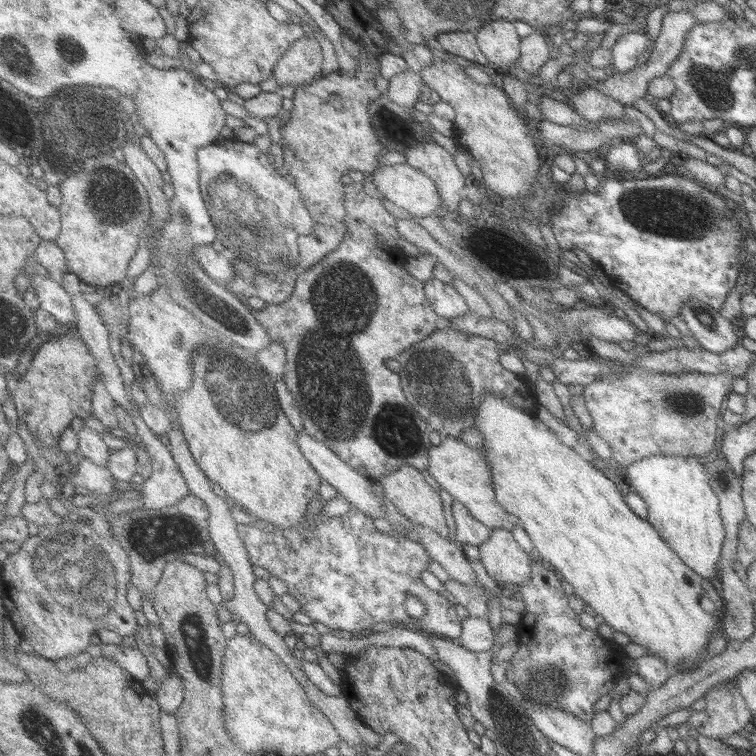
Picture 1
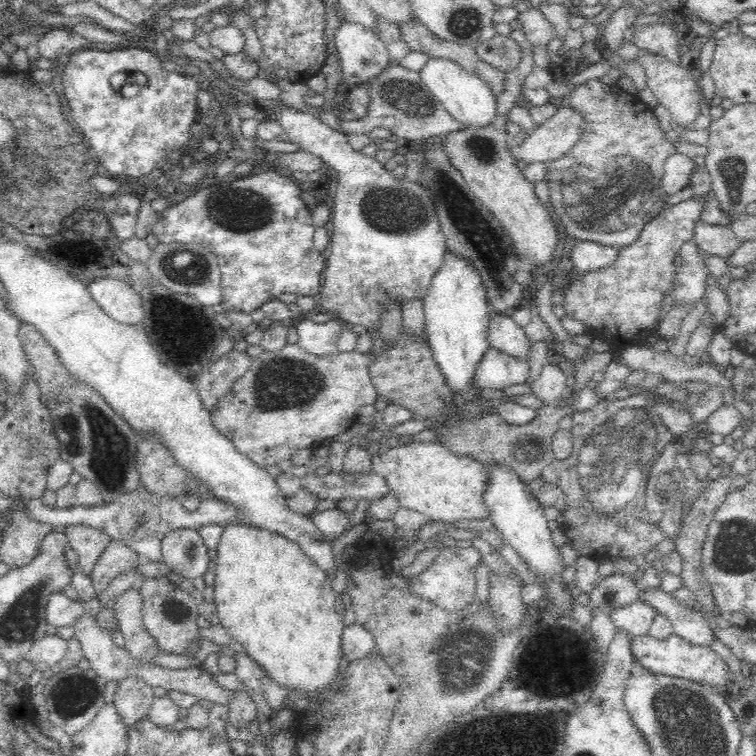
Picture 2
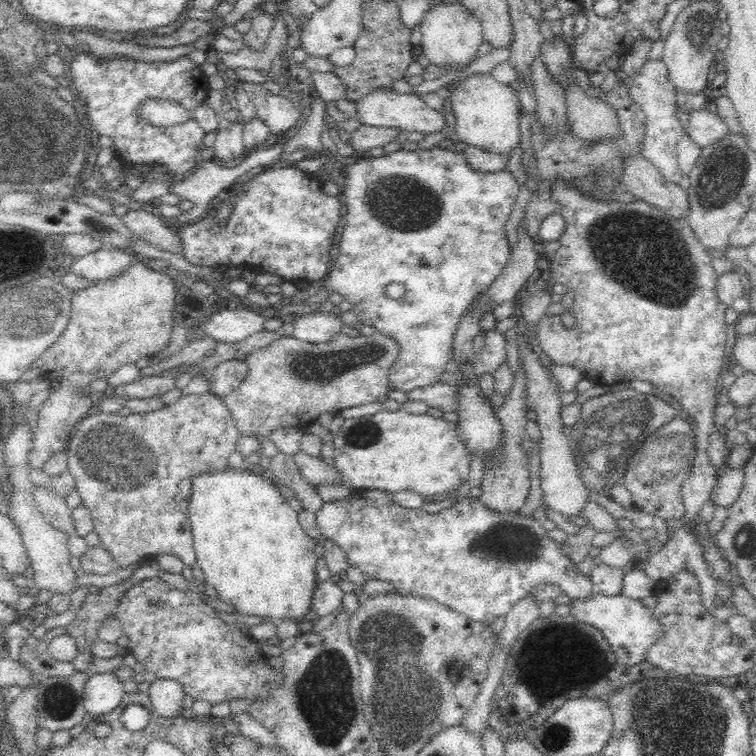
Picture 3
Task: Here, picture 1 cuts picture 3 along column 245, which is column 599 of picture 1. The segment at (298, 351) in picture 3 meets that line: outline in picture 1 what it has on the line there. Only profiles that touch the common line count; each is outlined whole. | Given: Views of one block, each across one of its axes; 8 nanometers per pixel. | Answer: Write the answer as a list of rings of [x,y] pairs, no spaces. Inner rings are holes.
[[[631,370],[623,378],[603,378],[585,388],[587,408],[595,422],[595,432],[611,446],[611,462],[619,468],[629,468],[631,464],[649,458],[653,454],[675,454],[675,456],[707,456],[715,450],[717,440],[723,430],[719,430],[719,418],[725,412],[727,396],[733,394],[735,376],[729,374],[647,374],[641,370]]]

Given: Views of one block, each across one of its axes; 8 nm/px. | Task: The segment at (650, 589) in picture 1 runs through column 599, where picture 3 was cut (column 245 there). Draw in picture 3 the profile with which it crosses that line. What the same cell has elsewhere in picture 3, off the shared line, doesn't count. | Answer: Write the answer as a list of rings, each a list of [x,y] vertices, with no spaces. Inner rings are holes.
[[[216,468],[196,472],[192,478],[192,498],[186,518],[192,526],[196,564],[204,572],[206,586],[214,586],[220,600],[232,606],[238,614],[250,618],[262,618],[270,622],[282,622],[292,618],[302,622],[310,610],[314,592],[318,588],[318,558],[314,554],[314,540],[306,536],[298,512],[284,504],[280,490],[274,482],[268,482],[260,474],[240,472],[240,468]]]

